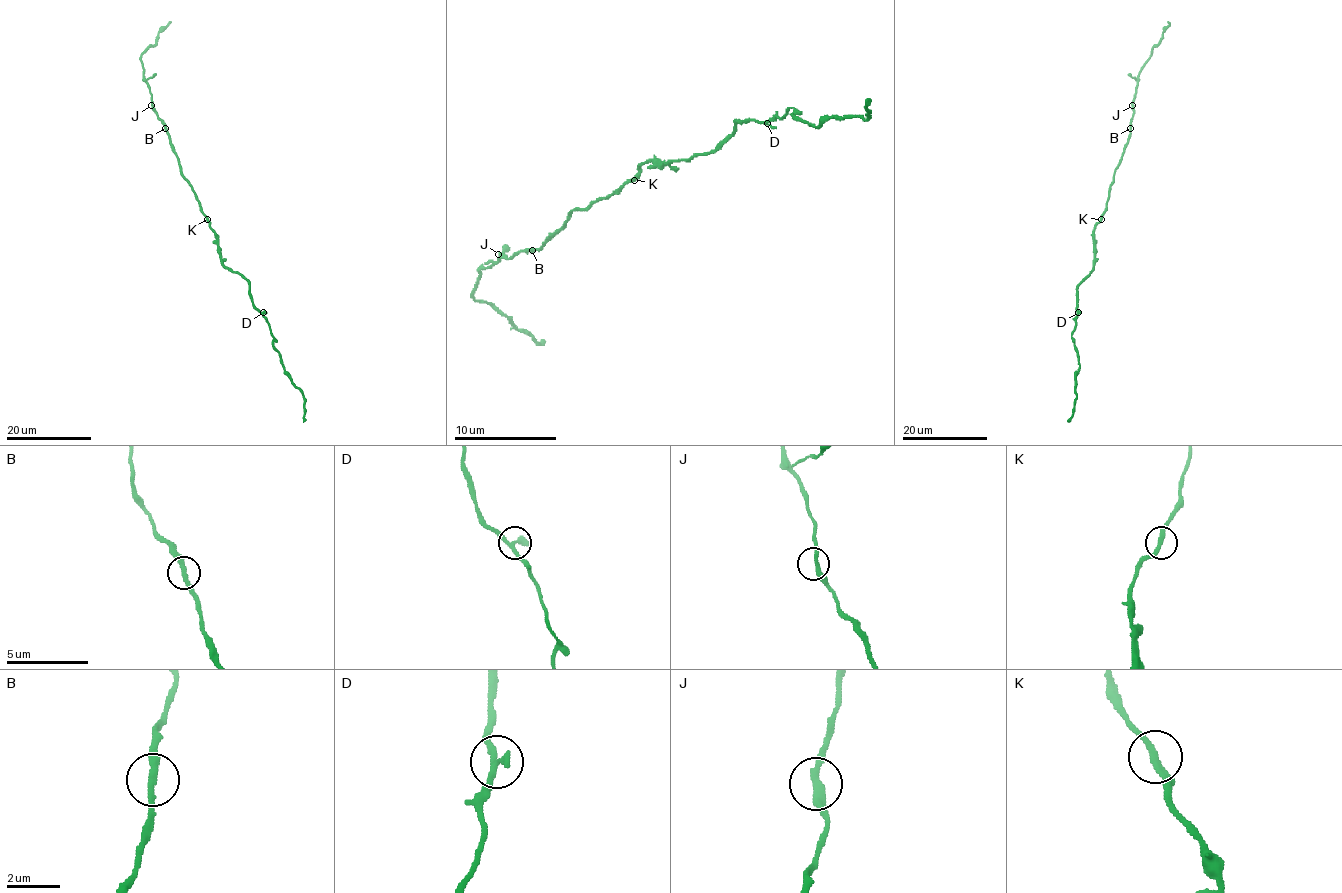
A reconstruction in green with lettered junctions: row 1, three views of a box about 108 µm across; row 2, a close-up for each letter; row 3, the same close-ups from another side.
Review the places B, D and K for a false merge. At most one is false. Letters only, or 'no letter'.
no letter

